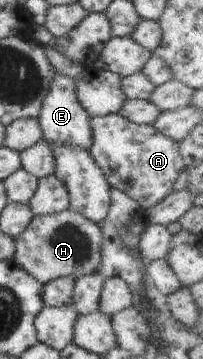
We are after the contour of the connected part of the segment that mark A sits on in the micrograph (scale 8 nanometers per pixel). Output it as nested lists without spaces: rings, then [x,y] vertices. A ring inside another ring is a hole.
[[[118,113],[91,117],[91,145],[87,150],[100,167],[108,184],[121,190],[146,210],[164,200],[174,182],[186,168],[179,153],[179,143],[160,134],[152,125],[137,125]]]

